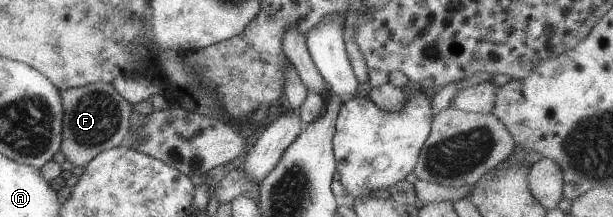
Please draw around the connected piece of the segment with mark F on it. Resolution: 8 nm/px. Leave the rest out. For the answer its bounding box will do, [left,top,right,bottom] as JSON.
[60,82,132,166]

